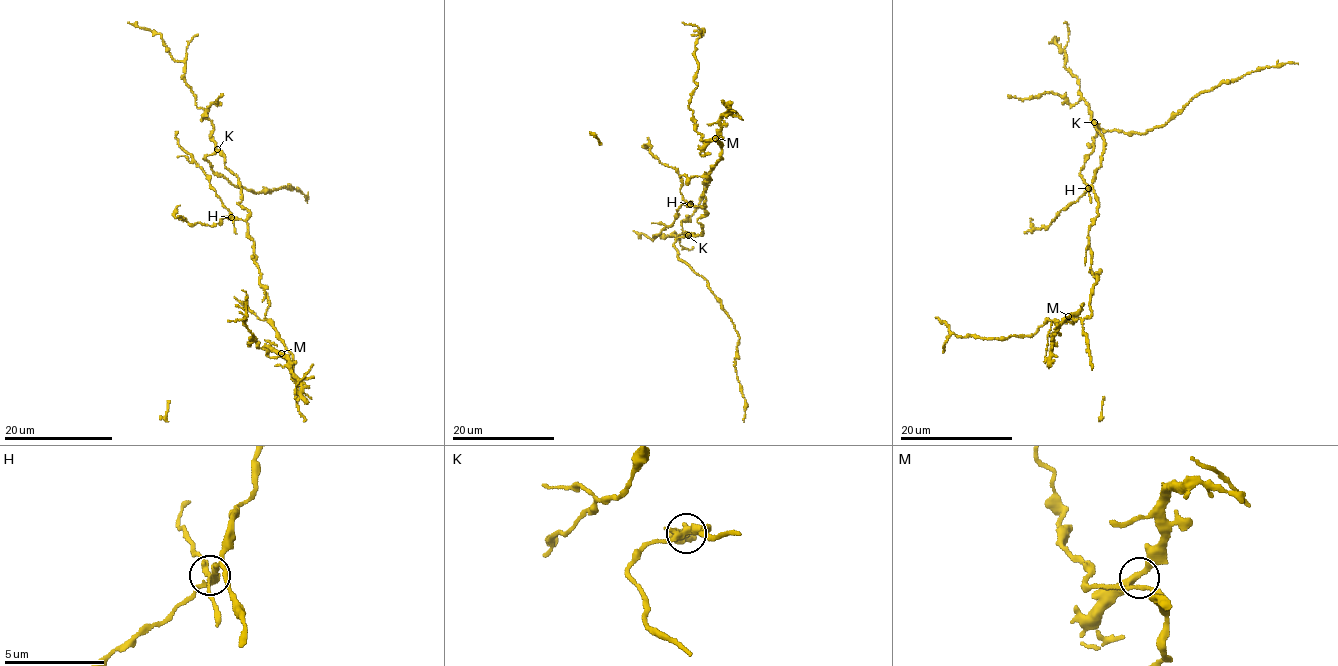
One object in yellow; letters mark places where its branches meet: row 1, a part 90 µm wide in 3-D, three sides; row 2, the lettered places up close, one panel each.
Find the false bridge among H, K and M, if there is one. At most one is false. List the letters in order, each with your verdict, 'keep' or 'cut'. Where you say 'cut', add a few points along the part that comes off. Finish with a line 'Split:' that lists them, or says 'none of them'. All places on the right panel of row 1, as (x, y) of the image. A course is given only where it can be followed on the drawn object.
H: cut; course (1089, 189), (1080, 173), (1084, 157), (1094, 148), (1093, 139), (1097, 130), (1093, 119)
K: keep
M: keep
Split: H

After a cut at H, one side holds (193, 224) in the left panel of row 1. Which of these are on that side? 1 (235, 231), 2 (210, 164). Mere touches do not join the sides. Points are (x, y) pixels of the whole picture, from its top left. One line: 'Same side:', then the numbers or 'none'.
Same side: 2

